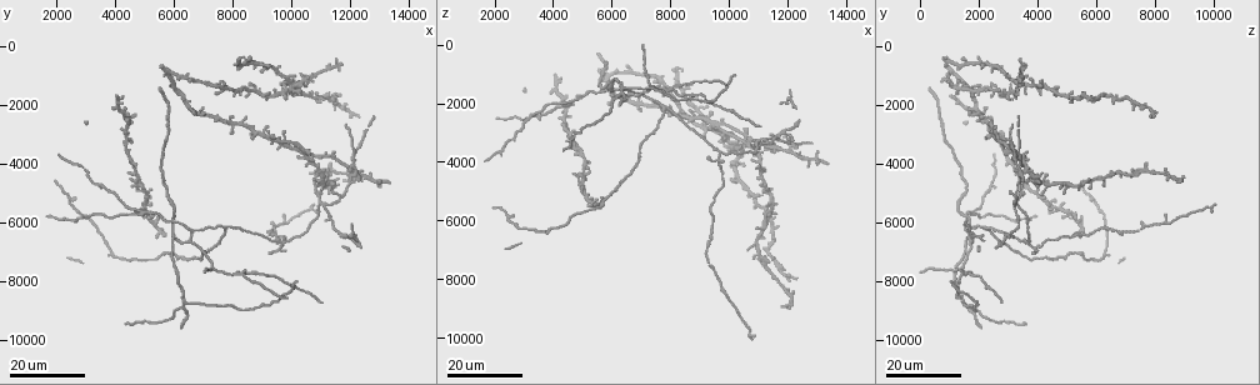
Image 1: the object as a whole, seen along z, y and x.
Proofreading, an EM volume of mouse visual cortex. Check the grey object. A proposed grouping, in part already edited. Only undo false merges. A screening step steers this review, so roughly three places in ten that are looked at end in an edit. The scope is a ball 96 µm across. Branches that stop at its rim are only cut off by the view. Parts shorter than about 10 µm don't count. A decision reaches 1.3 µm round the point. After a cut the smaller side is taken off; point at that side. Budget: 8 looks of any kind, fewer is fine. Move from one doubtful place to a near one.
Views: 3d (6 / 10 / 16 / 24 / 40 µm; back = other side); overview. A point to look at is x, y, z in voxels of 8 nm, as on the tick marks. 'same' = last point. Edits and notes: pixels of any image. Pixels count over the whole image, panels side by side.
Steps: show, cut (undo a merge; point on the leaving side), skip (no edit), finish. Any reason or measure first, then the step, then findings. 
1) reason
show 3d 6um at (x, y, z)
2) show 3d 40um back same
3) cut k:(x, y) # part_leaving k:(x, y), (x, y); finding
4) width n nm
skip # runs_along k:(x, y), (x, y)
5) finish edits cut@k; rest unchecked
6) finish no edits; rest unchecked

four arms meet
show 3d 24um at (5000, 5600, 1800)

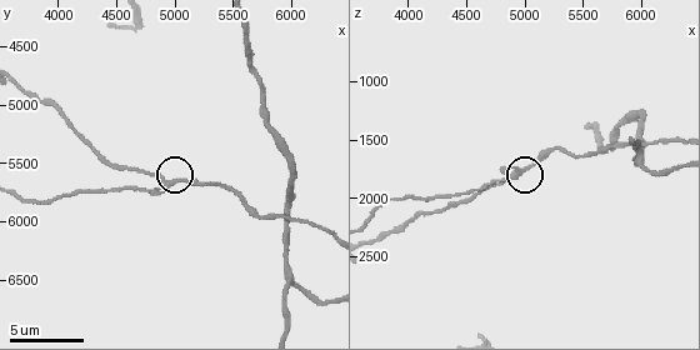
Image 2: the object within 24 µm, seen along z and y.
show 3d 6um at (4880, 5660, 1820)

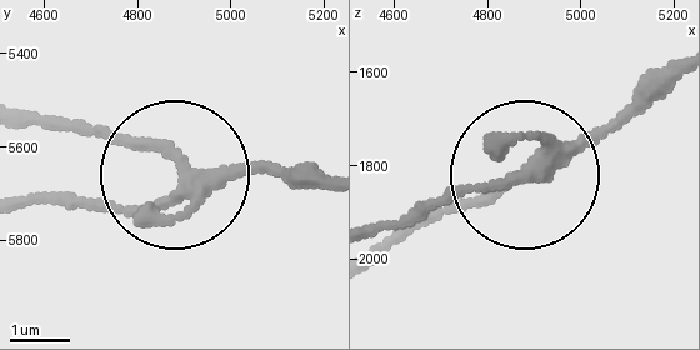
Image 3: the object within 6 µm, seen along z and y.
width 270 nm
skip # runs_along 3:(675, 61), (585, 136), (411, 231); continuous, no second neuron

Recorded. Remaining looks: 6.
branch point
show 3d 16um at (9800, 6800, 3700)

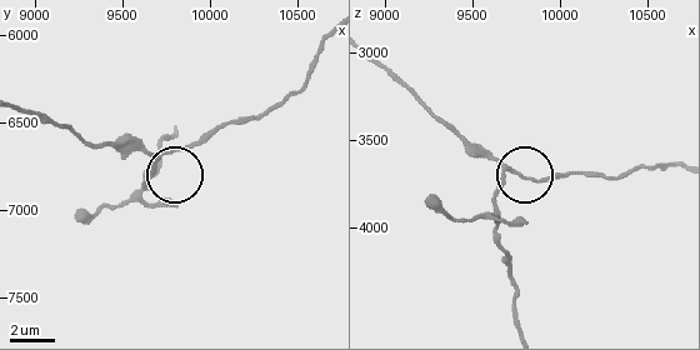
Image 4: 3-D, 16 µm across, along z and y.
show 3d 6um at (9680, 6680, 3660)

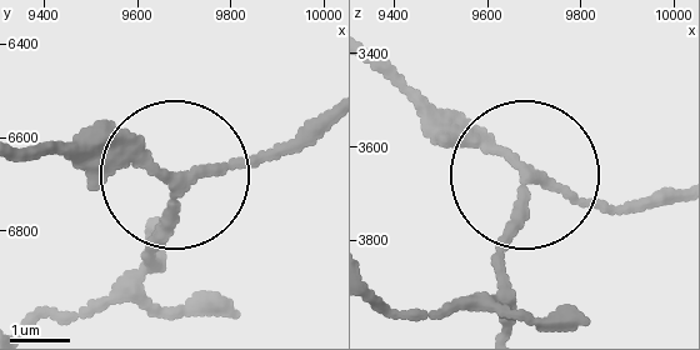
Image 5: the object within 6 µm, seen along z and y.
skip # runs_along 5:(675, 184), (615, 209), (530, 179), (480, 299); all the same neuron

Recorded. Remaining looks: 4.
show 3d 24um at (11100, 5400, 3200)

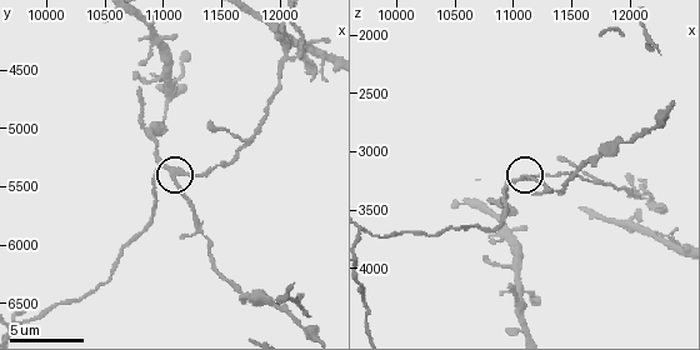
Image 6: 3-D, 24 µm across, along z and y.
show 3d 6um at (11080, 5420, 3200)

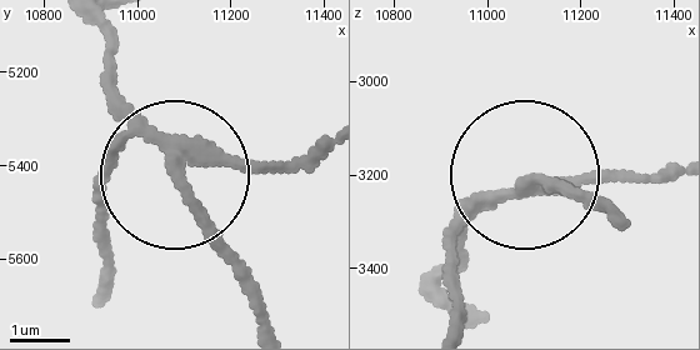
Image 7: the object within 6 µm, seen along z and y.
arms 3
cut 7:(198, 216) # part_leaving 7:(154, 143), (259, 318); a second neuron is stuck on

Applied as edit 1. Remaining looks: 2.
show overview

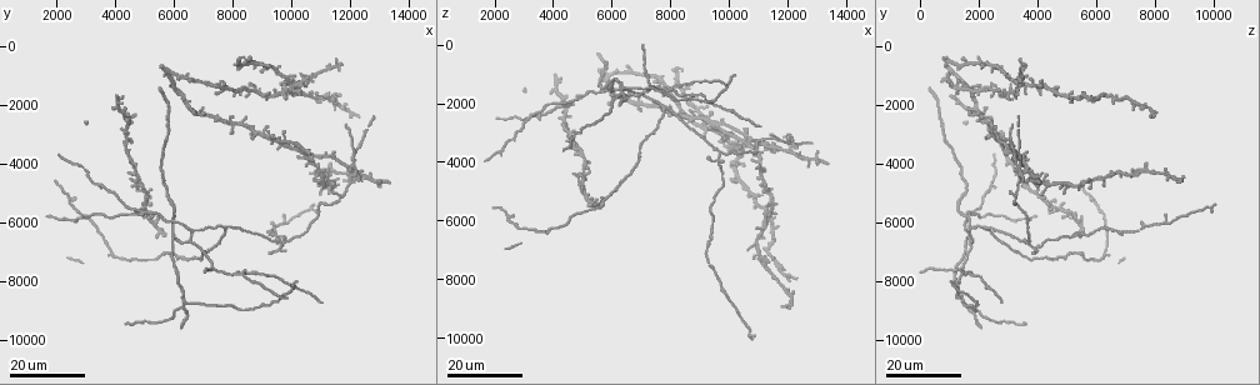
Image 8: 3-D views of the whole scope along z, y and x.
four or more arms meet
show 3d 10um at (12060, 4360, 3380)

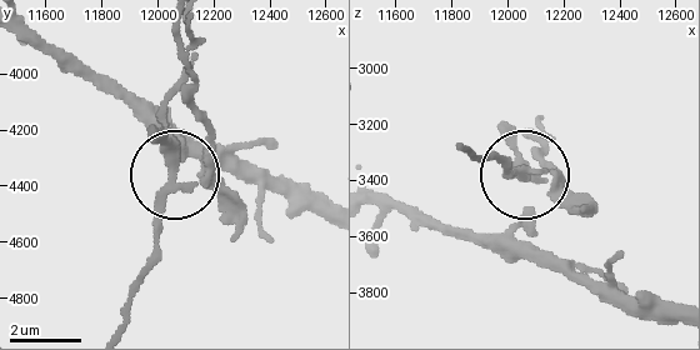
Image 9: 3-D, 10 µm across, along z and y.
width 230 nm
cut 9:(210, 174) # a second neuron is stuck on

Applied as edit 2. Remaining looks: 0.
finish edits cut@7, cut@9; rest unchecked

